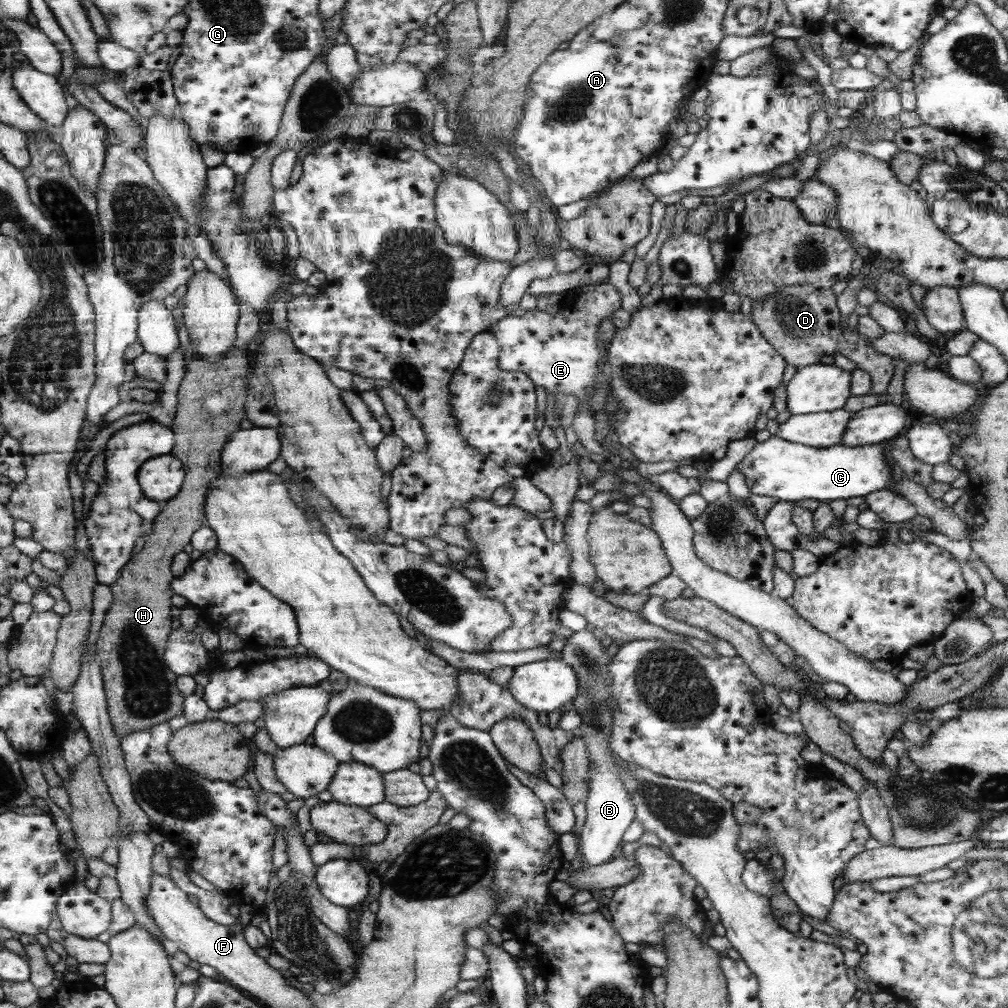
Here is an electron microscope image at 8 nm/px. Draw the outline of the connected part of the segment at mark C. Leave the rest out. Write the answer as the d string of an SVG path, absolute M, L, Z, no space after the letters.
M772 435L764 442L756 441L750 454L739 462L736 469L745 476L753 494L772 496L786 502L812 498L820 503L829 503L832 500L866 497L878 490L892 488L895 467L888 456L888 443L885 442L814 448Z

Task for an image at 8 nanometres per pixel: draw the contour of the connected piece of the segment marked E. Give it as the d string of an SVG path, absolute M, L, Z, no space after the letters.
M606 278L601 283L586 285L578 294L578 300L569 295L566 304L557 313L530 309L522 316L510 314L494 321L489 330L501 343L498 354L500 369L524 372L537 386L542 386L554 396L576 396L580 401L578 413L581 400L585 396L593 396L598 366L607 361L608 351L598 346L598 325L621 308L621 303L620 292Z

